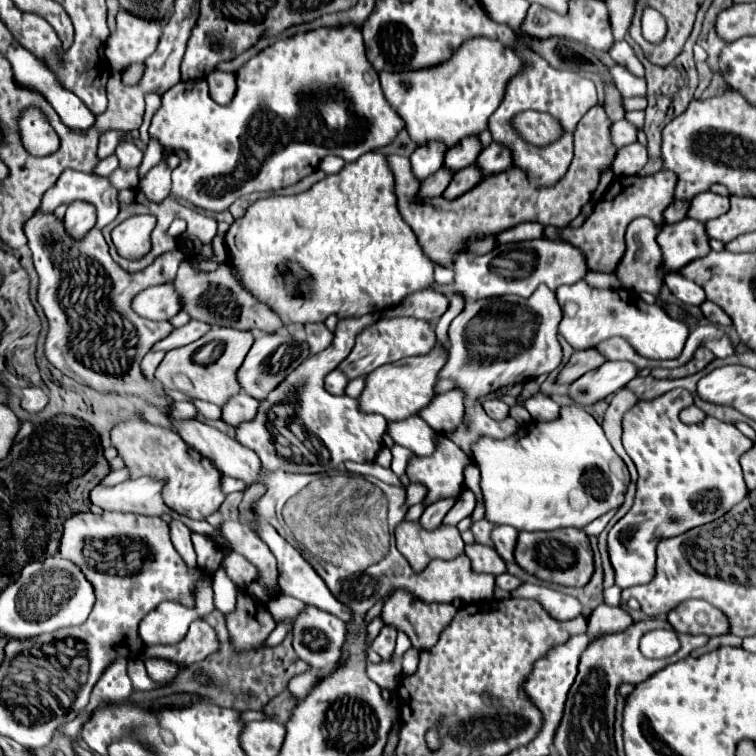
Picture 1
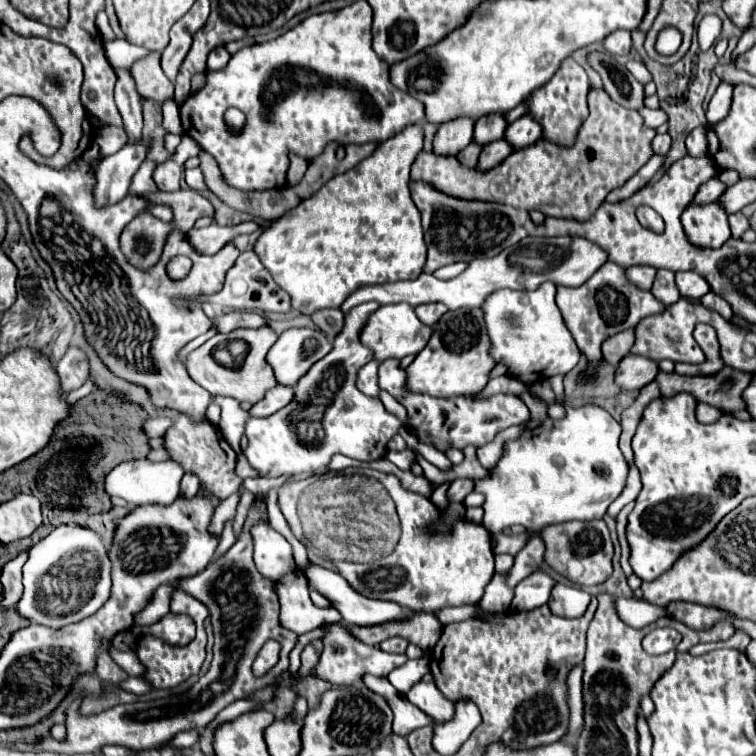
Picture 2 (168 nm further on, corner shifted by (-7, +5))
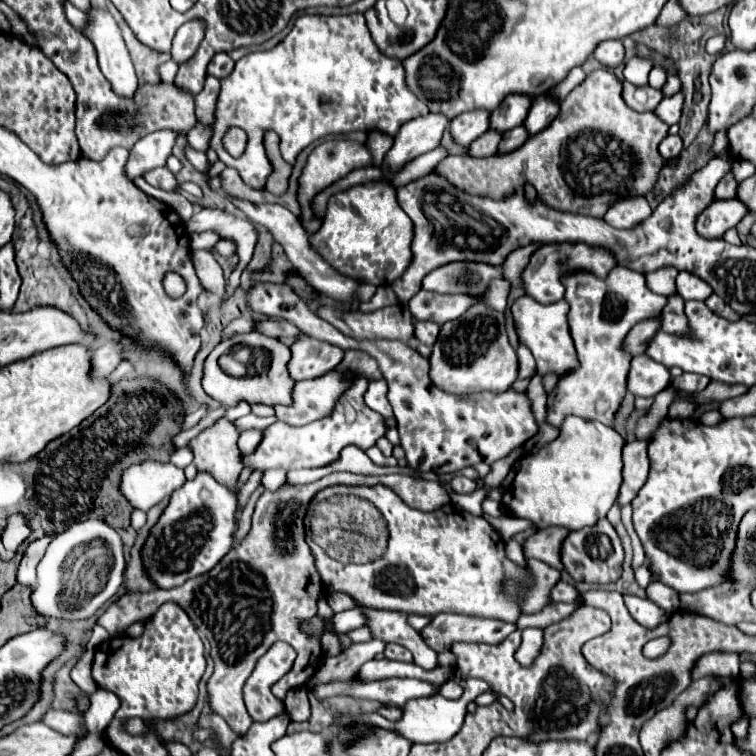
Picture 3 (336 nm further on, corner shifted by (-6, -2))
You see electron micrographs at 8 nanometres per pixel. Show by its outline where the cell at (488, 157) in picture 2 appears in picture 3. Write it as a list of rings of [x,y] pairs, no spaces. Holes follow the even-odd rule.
[[[520,124],[520,126],[516,126],[516,128],[508,130],[508,132],[504,132],[498,152],[512,152],[512,150],[520,148],[520,146],[522,146],[526,140],[528,140],[526,126],[524,126],[524,124]]]

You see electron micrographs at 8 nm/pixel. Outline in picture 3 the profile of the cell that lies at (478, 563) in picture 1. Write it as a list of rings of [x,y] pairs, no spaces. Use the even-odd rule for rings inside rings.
[[[542,528],[542,530],[538,530],[524,544],[526,556],[542,560],[542,562],[562,570],[560,548],[562,548],[562,540],[566,540],[568,534],[570,534],[568,528]]]

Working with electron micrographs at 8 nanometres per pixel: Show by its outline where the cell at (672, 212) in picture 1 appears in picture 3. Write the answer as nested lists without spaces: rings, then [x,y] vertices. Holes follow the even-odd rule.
[[[728,172],[716,186],[716,198],[718,200],[728,200],[728,198],[736,198],[736,190],[738,190],[738,182],[734,180],[734,174]]]

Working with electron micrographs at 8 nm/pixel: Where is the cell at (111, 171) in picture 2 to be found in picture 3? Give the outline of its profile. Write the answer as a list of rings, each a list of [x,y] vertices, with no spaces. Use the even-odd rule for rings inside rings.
[[[158,130],[158,132],[144,136],[130,150],[130,160],[126,164],[126,174],[130,176],[130,180],[158,166],[166,166],[166,160],[172,154],[172,148],[178,136],[180,132],[174,132],[174,130]]]

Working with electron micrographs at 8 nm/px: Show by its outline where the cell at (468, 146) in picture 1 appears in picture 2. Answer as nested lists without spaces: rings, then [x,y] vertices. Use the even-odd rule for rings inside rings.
[[[503,115],[481,117],[473,129],[473,143],[485,147],[485,145],[489,145],[489,141],[497,141],[499,137],[503,137],[505,127],[507,127],[507,123],[505,123]]]

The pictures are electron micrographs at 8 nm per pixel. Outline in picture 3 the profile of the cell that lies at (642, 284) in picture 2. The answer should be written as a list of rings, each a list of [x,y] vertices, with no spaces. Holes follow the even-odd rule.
[[[662,266],[662,268],[646,274],[646,284],[648,284],[648,288],[650,288],[652,292],[656,292],[656,294],[672,296],[672,294],[676,294],[676,288],[674,288],[676,274],[678,274],[676,268],[672,268],[672,266]]]

